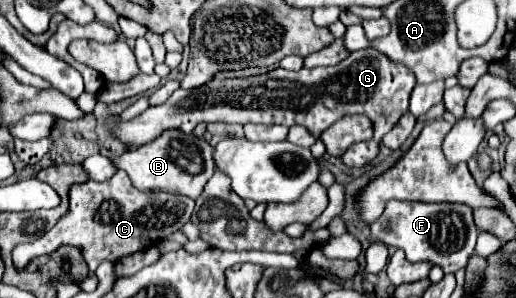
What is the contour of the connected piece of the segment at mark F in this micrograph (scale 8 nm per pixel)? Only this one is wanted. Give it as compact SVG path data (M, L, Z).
M387 202L383 214L371 222L371 236L387 246L403 248L407 260L421 262L431 260L439 264L445 274L457 272L467 264L467 258L475 250L477 228L473 222L473 210L463 204L425 204L425 202Z

